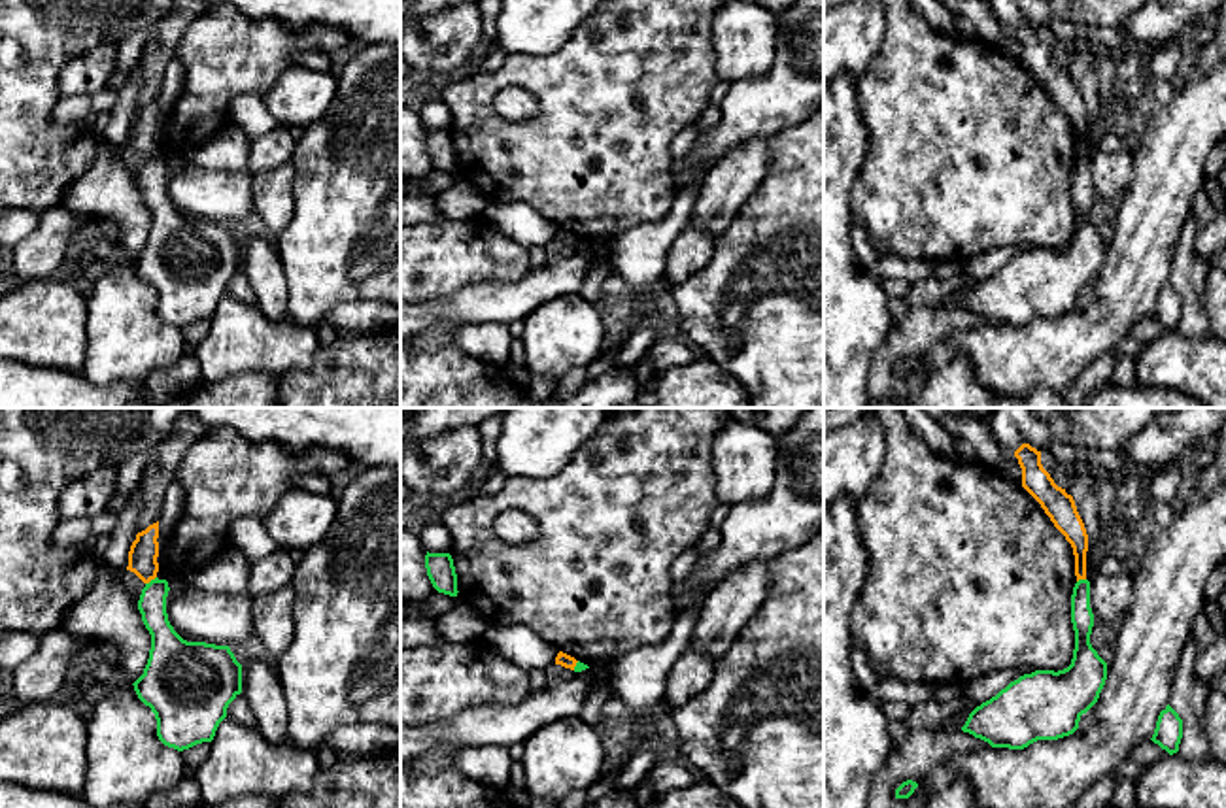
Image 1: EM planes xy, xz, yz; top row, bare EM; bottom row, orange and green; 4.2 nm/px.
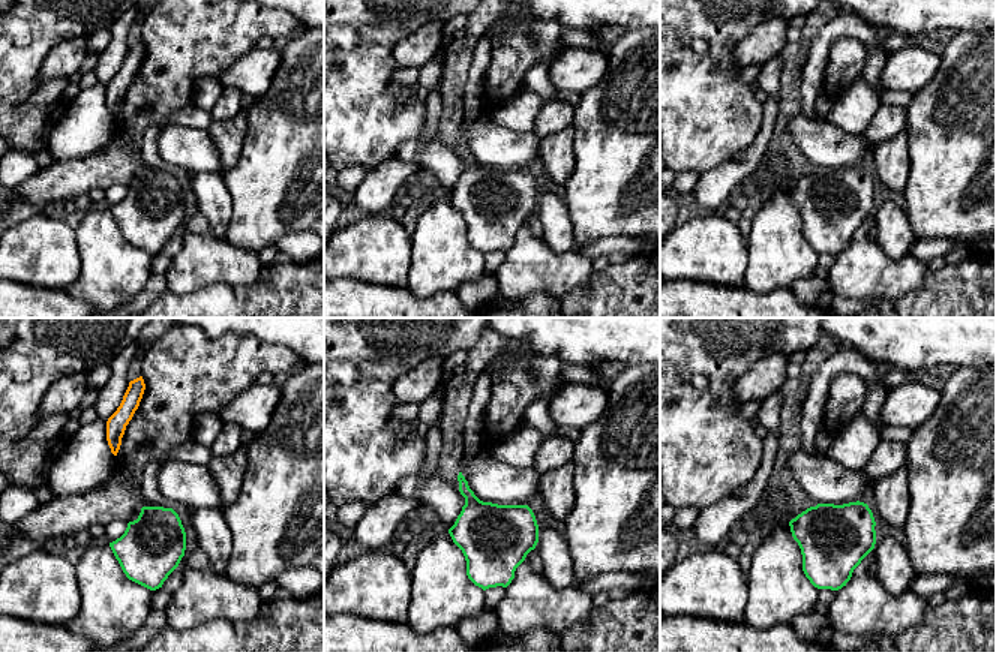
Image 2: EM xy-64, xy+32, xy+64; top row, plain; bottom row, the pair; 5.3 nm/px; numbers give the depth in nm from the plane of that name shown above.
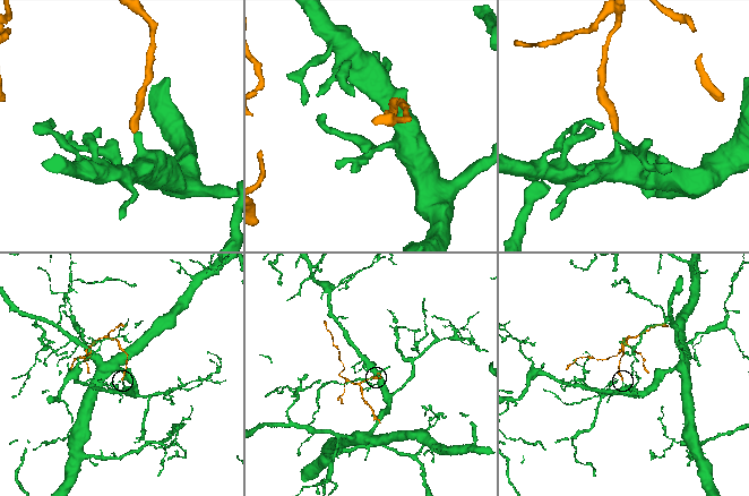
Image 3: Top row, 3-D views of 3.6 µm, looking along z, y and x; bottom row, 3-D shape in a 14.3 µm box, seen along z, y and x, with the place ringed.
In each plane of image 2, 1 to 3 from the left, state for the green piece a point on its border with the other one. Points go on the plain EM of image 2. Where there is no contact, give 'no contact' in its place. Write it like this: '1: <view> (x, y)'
1: no contact
2: no contact
3: no contact

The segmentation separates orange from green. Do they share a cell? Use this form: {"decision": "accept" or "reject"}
{"decision": "reject"}

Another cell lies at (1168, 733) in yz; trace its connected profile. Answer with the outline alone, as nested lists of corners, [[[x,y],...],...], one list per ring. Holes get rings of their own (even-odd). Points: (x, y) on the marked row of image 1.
[[[1167,704],[1156,721],[1156,729],[1152,734],[1152,742],[1166,749],[1169,755],[1179,751],[1179,744],[1183,738],[1183,719],[1179,714]]]

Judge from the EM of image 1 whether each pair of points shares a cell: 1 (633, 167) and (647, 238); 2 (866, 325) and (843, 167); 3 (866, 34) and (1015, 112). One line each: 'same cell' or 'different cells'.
1: different cells
2: same cell
3: different cells

